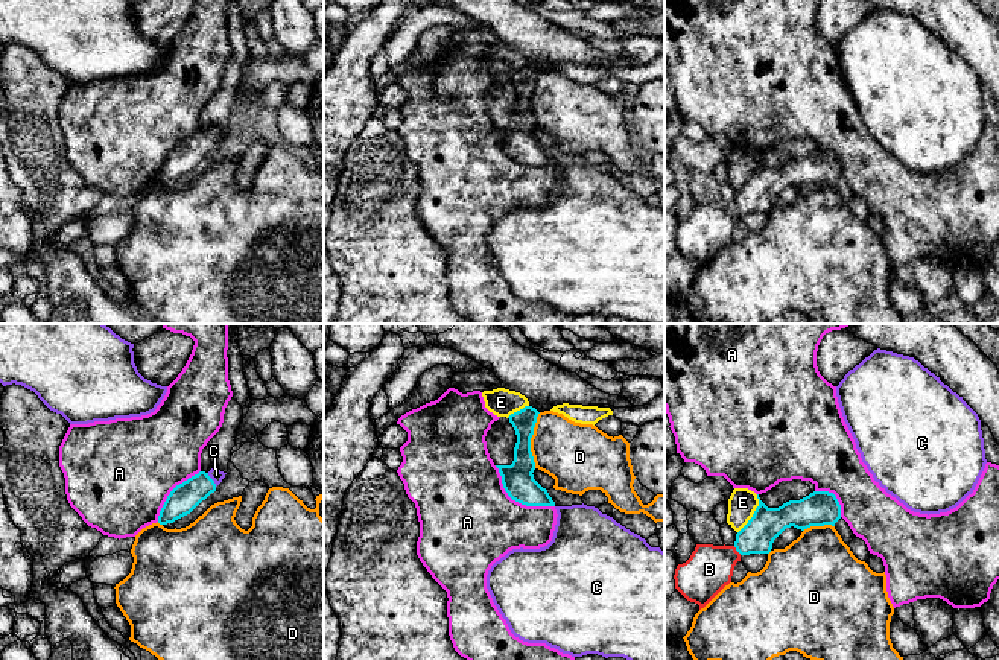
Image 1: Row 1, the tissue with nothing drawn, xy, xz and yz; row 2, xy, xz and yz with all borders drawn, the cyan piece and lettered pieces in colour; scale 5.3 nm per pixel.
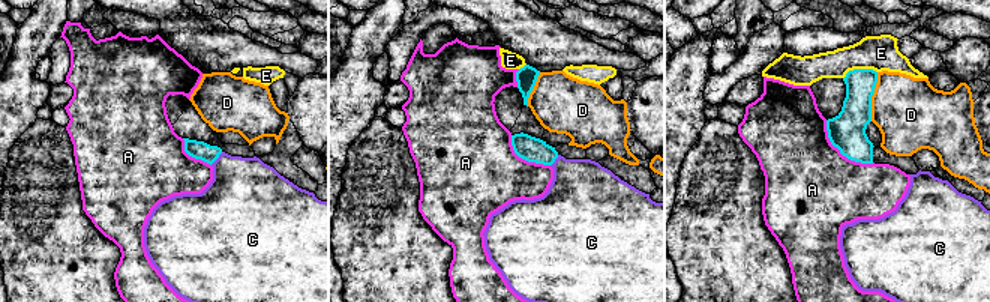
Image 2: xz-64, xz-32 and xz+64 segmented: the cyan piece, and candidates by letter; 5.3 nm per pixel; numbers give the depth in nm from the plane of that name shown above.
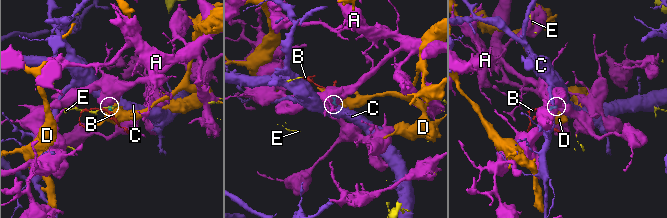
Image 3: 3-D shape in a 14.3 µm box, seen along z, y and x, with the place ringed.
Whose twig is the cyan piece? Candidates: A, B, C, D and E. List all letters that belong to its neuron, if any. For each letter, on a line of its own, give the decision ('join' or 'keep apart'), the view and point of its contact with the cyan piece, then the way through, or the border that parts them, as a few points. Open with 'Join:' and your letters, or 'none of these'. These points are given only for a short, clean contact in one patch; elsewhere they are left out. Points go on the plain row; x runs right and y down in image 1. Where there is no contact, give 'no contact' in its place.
Join: B, C
A: keep apart; meets cyan in xz at (517, 160)
B: join; meets cyan in yz at (738, 210); runs through yz (757, 195), (738, 210), (709, 228)
C: join; meets cyan in xy at (212, 139); runs through xy (184, 157), (212, 139), (216, 134)
D: keep apart; meets cyan in xz at (529, 99)
E: keep apart; meets cyan in yz at (753, 174); border along yz (757, 154), (757, 166), (753, 175), (738, 192)

